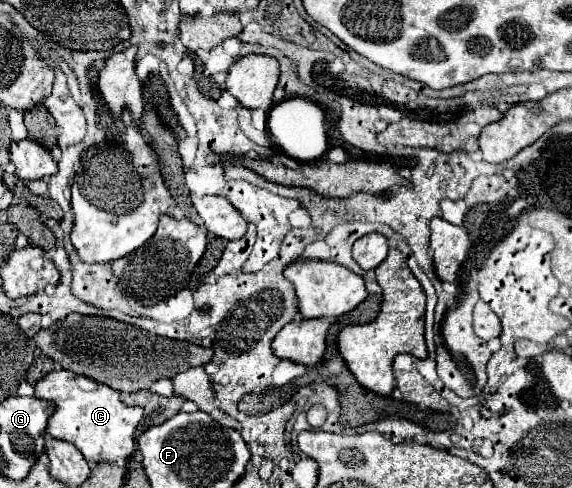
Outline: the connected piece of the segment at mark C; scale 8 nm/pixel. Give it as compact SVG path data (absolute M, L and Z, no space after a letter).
M53 370L43 380L39 380L35 384L35 396L55 404L55 412L47 420L47 432L57 440L65 440L65 442L75 444L81 450L81 454L85 456L85 460L89 460L89 462L115 462L119 458L127 460L135 452L135 430L143 418L143 412L139 406L125 406L119 400L117 390L113 390L105 384L99 384L91 378L77 376L69 370Z

